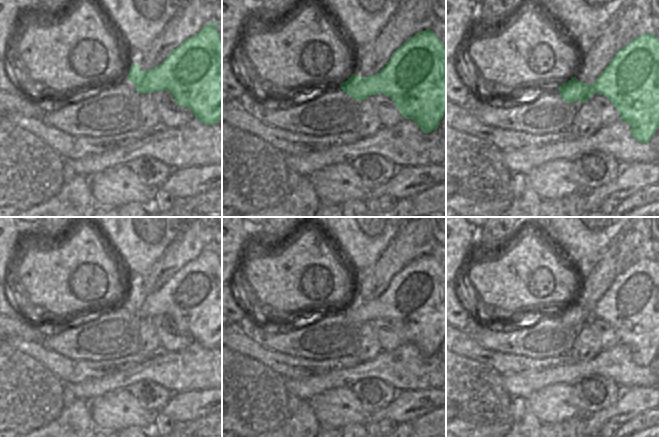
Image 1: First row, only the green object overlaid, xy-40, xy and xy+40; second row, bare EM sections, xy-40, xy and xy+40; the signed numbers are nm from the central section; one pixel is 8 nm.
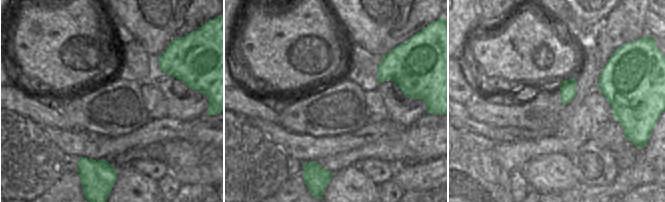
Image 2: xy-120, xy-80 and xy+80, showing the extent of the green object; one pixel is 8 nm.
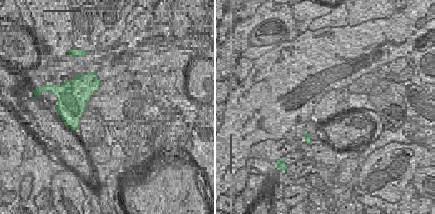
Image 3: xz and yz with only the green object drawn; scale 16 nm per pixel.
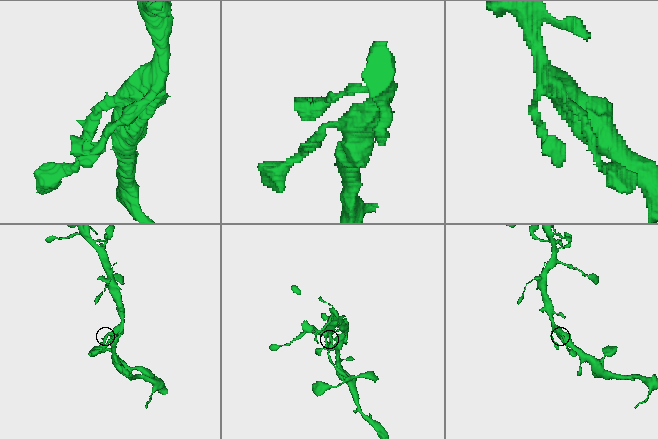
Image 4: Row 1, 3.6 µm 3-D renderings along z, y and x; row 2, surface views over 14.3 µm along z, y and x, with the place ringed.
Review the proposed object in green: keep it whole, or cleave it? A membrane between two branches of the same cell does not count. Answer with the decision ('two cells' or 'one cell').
one cell

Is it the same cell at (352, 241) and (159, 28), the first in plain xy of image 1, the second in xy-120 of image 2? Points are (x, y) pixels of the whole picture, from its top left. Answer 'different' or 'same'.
same

